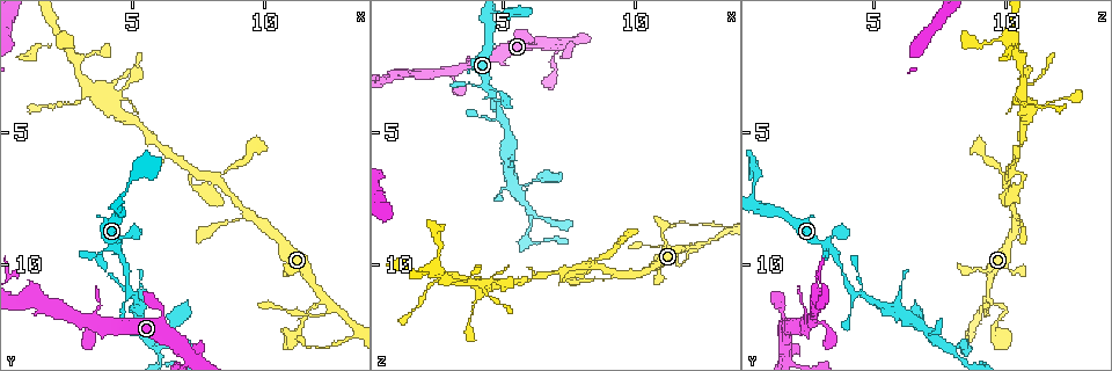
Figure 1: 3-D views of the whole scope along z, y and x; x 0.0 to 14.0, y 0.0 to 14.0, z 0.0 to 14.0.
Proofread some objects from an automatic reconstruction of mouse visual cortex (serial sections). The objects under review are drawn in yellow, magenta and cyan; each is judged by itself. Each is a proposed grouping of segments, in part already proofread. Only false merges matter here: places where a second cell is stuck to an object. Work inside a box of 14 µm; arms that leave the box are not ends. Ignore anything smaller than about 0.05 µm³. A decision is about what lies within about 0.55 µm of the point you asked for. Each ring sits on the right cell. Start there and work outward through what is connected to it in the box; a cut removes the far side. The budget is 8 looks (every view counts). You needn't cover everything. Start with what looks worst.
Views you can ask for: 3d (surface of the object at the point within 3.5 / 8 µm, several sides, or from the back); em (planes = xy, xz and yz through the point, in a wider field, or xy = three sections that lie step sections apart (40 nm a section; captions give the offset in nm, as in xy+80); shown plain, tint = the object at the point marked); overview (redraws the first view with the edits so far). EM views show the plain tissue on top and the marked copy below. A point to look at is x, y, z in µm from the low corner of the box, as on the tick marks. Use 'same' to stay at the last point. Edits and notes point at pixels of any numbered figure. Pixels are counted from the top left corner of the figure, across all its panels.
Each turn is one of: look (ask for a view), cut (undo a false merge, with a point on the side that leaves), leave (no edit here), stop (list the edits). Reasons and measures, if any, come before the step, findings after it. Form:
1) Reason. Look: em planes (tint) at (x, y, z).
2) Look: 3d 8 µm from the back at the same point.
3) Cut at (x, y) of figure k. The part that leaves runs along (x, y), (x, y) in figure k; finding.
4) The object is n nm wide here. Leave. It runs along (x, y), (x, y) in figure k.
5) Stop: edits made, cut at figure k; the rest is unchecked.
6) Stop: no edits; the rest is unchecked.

Looks like a crossing. Look: 3d 3.5 µm at (12.1, 11.3, 9.4).

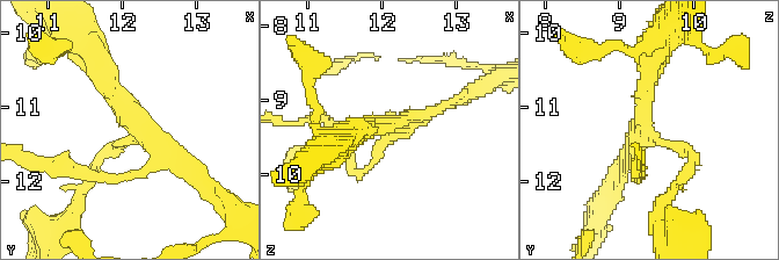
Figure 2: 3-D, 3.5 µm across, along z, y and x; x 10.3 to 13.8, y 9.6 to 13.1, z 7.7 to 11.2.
4 arms meet here; the arms are 150, 150, 200, 250 nm wide. Look: em xy step 2 (tint) at (12.20, 11.25, 9.30).

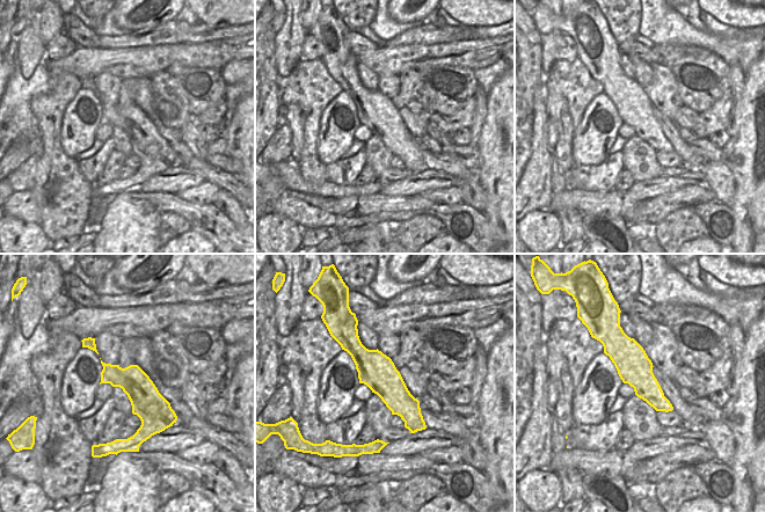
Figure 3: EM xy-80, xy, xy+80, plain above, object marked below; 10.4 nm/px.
Leave. It runs along (356, 343), (408, 409), (410, 426) in figure 3; all the same cell.

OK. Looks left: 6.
Look: 3d 3.5 µm at (9.5, 8.1, 10.5).

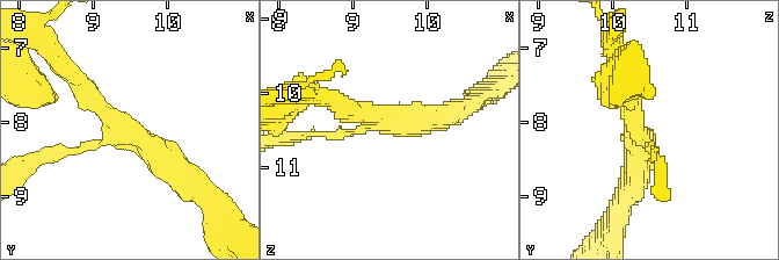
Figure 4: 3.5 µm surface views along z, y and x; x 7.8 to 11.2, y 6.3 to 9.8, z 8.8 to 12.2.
3 arms meet here; the arms are 100, 300, 400 nm wide; now the EM. Look: em planes (tint) at (9.40, 8.15, 10.40).

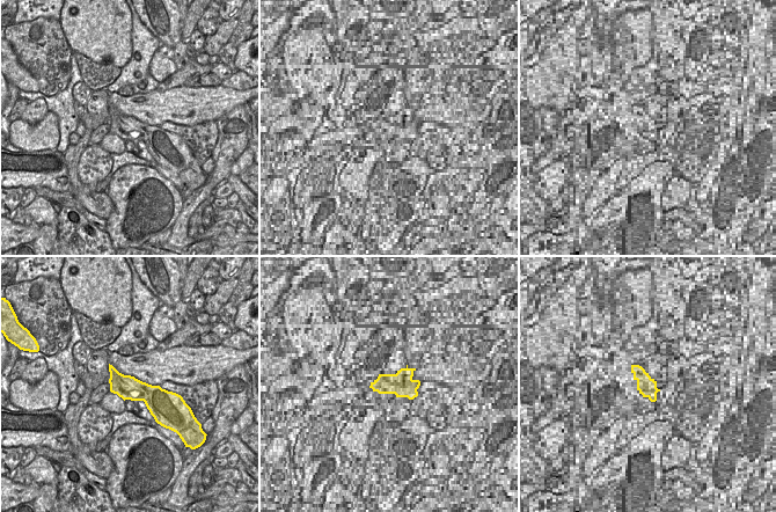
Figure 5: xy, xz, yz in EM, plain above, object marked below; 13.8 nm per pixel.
Leave. It runs along (188, 179), (71, 76) in figure 4; continuous, no second cell.

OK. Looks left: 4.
A fork. Look: 3d 3.5 µm at (3.5, 3.5, 10.6).

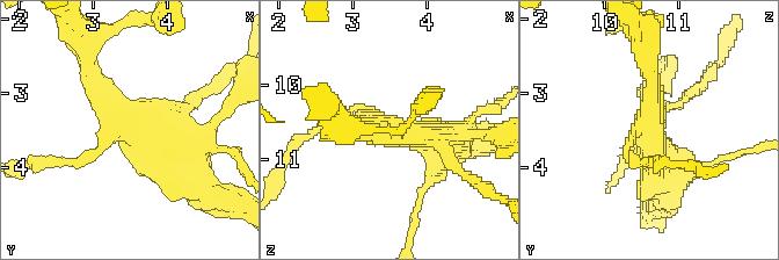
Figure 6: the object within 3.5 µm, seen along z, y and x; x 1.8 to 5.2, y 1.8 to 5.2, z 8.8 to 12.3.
3 arms meet here; the arms are 150, 200, 500 nm wide; need the tissue. Look: em xy step 1 (tint) at (3.50, 3.45, 10.60).

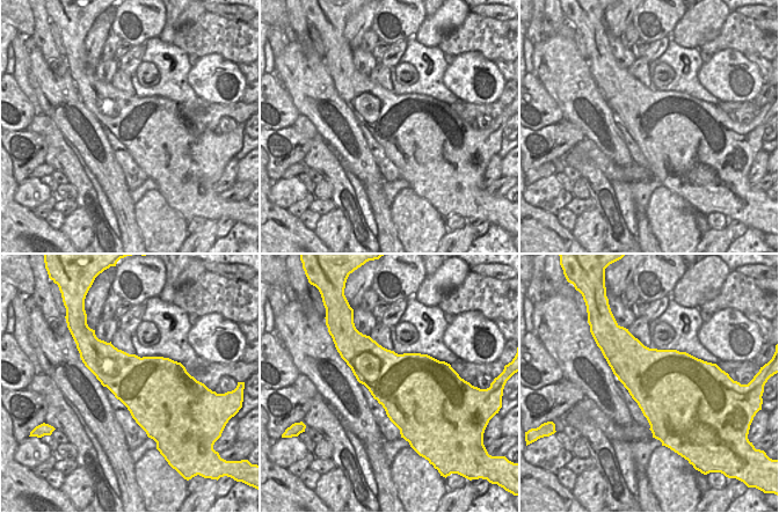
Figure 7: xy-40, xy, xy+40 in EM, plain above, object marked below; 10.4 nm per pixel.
Leave. All the same cell.

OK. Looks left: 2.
Stop: no edits; the rest is unchecked.

